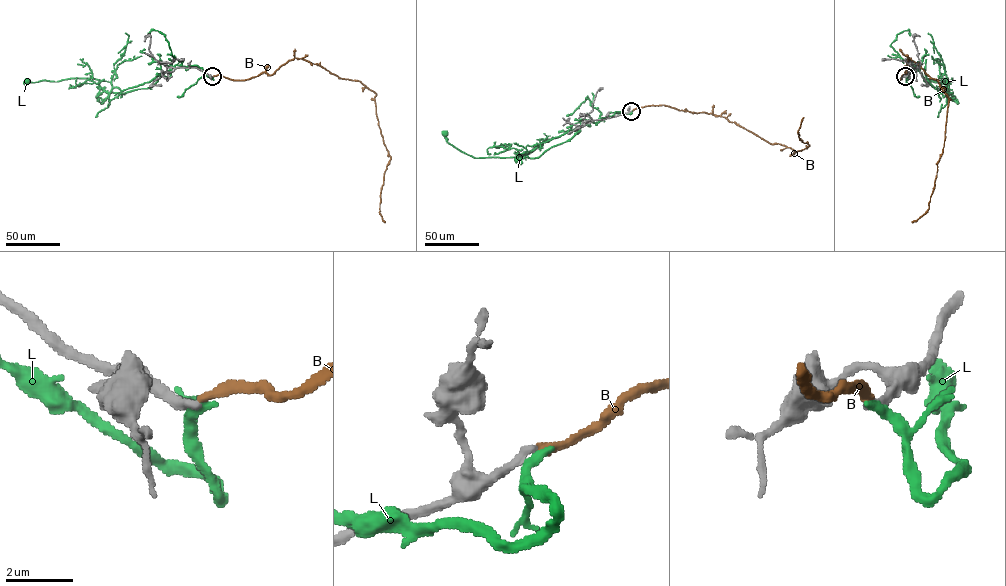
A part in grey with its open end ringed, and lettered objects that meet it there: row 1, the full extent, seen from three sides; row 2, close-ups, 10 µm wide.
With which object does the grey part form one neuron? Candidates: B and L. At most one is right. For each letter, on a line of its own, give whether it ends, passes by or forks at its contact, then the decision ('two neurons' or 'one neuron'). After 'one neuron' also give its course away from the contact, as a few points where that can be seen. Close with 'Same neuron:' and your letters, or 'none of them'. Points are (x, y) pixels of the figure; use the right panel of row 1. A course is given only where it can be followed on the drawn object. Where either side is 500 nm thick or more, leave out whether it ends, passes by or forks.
B: it ends | two neurons
L: it ends | two neurons
Same neuron: none of them

